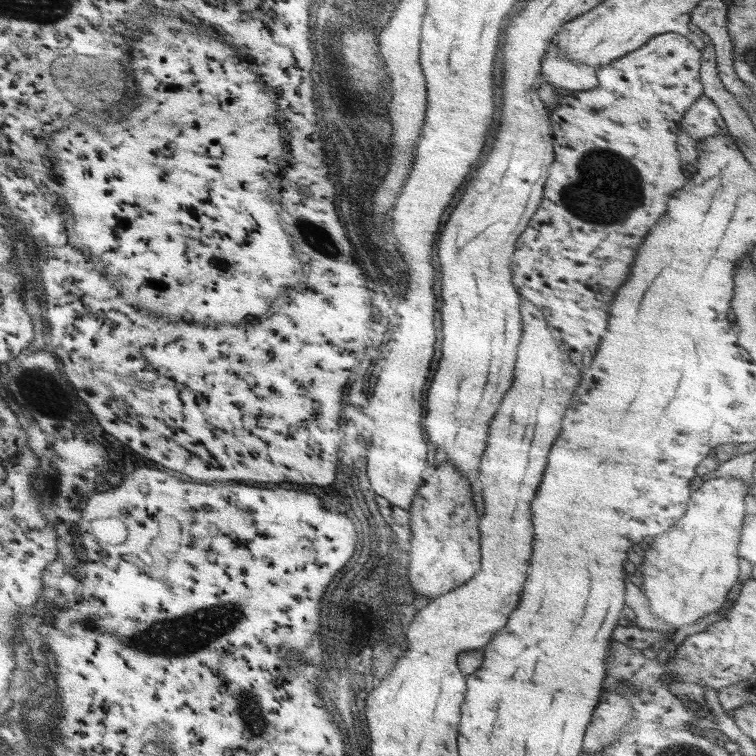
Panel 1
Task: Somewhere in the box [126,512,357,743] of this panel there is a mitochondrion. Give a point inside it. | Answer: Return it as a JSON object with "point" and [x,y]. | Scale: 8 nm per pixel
{"point":[249,711]}

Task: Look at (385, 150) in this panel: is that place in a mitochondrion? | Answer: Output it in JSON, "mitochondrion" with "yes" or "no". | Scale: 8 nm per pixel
{"mitochondrion":"no"}

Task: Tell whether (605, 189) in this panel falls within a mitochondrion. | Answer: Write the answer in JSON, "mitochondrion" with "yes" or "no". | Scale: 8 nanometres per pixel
{"mitochondrion":"yes"}

